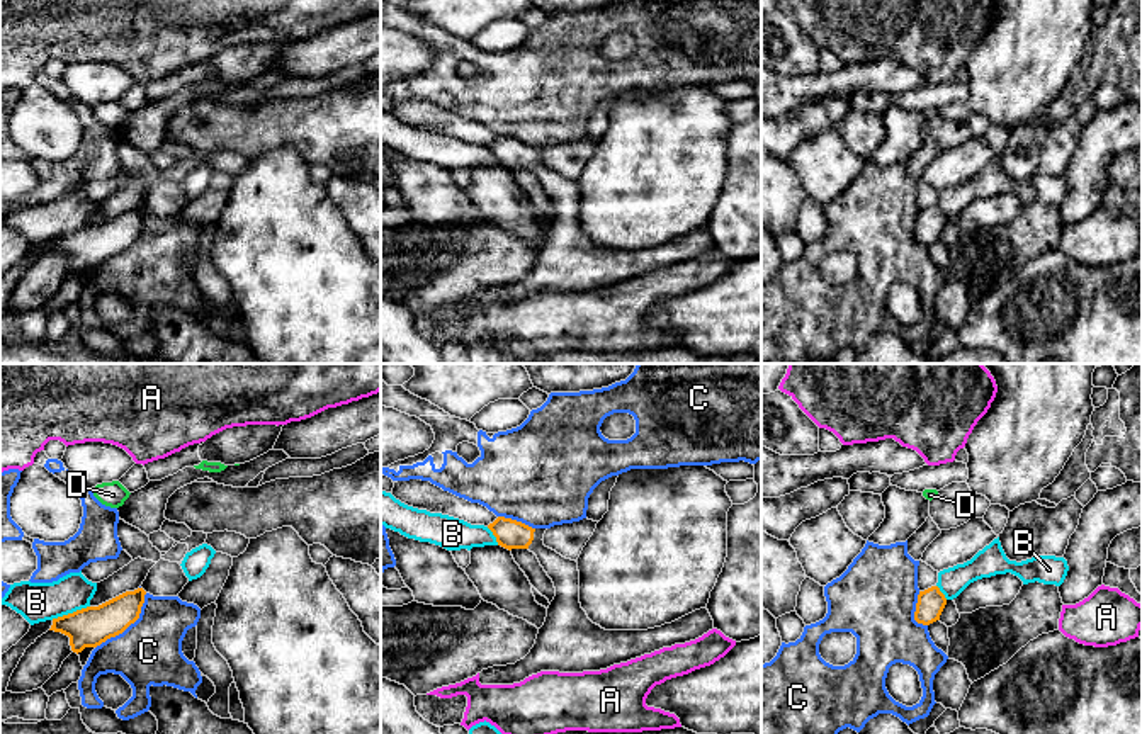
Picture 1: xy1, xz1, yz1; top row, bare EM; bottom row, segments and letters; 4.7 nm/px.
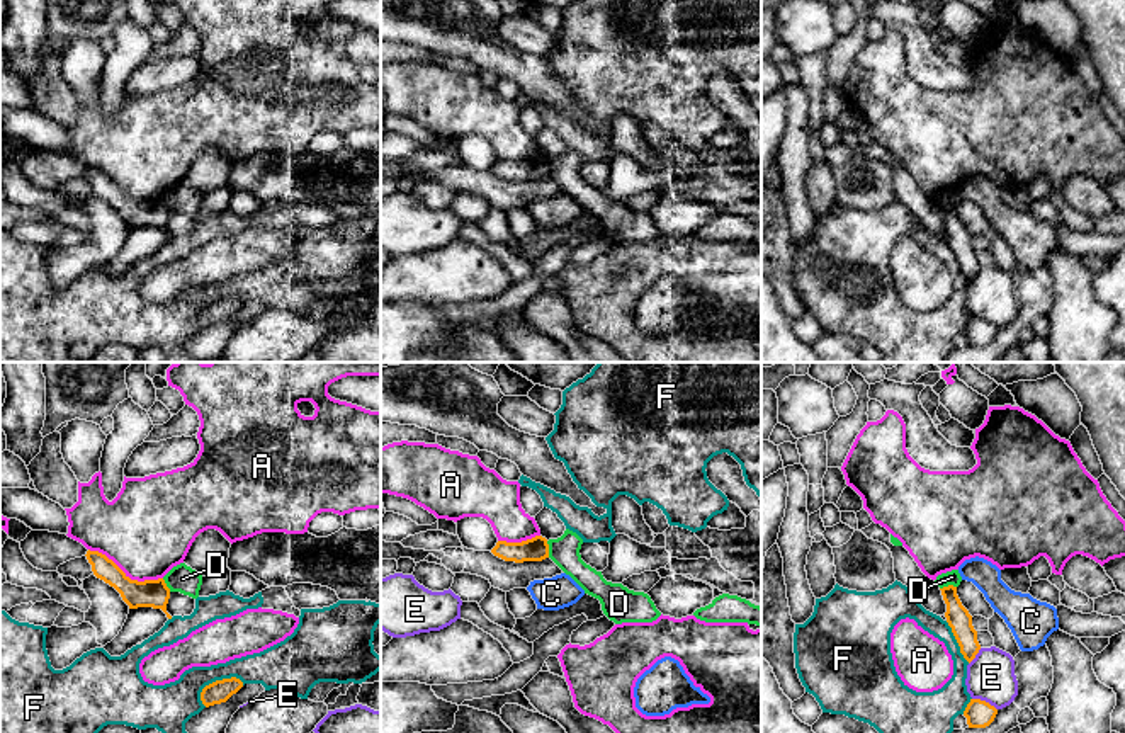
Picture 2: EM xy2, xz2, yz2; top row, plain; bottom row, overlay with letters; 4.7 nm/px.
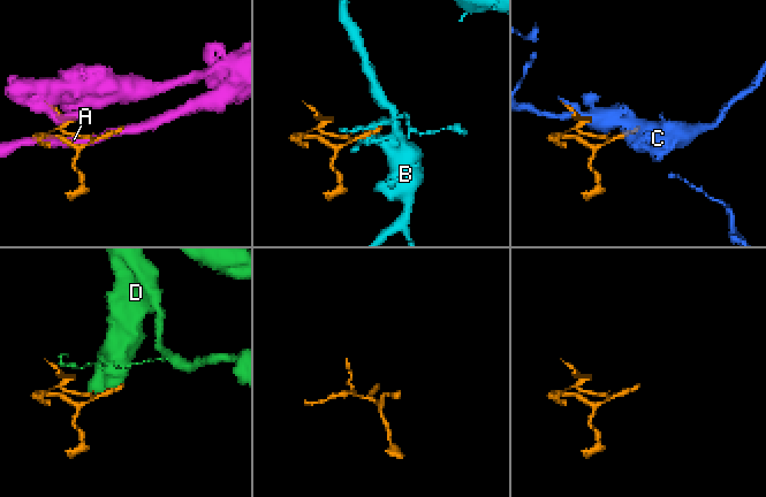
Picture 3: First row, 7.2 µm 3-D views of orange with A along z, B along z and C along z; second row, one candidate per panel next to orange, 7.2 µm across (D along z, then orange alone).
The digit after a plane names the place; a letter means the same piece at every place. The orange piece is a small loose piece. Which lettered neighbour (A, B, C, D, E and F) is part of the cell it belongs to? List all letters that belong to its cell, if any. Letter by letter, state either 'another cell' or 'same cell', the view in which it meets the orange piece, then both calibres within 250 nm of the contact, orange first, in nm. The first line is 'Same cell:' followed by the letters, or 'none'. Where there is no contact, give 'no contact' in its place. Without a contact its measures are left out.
Same cell: none
A: another cell | xy2 | 130/420 nm
B: another cell | xy1 | 190/190 nm
C: another cell | xy1 | 190/300 nm
D: another cell | xz2 | 110/140 nm
E: another cell | yz2 | 130/220 nm
F: another cell | xy2 | 110/200 nm

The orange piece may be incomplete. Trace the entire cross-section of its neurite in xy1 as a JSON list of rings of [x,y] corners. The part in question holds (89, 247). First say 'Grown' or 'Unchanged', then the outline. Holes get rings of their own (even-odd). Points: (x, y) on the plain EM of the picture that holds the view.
Grown. [[[160,178],[138,209],[126,211],[99,226],[87,226],[53,238],[49,250],[68,255],[71,270],[78,274],[85,267],[97,267],[122,253],[134,243],[139,238],[146,212],[177,216],[187,202],[189,197],[178,182]]]

